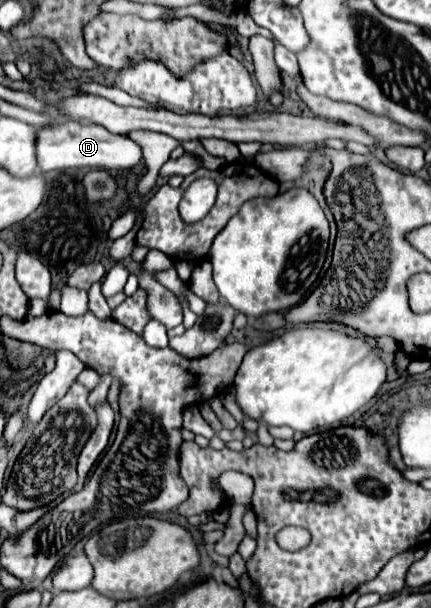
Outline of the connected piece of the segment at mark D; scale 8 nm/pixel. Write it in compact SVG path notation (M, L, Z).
M65 122L49 128L45 126L39 130L37 160L43 172L61 170L61 168L101 168L109 172L123 172L143 164L143 150L129 136L113 134L99 124Z

